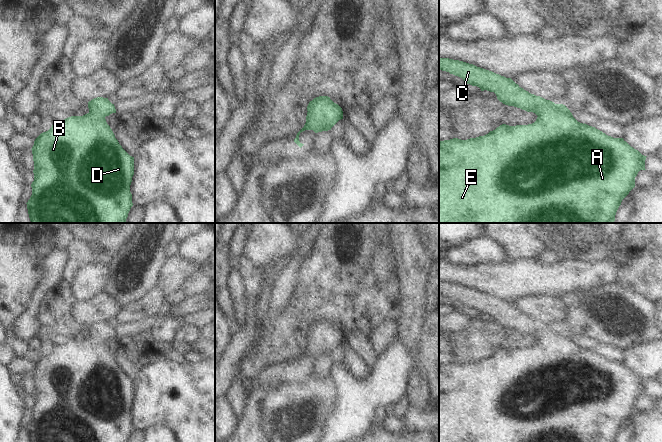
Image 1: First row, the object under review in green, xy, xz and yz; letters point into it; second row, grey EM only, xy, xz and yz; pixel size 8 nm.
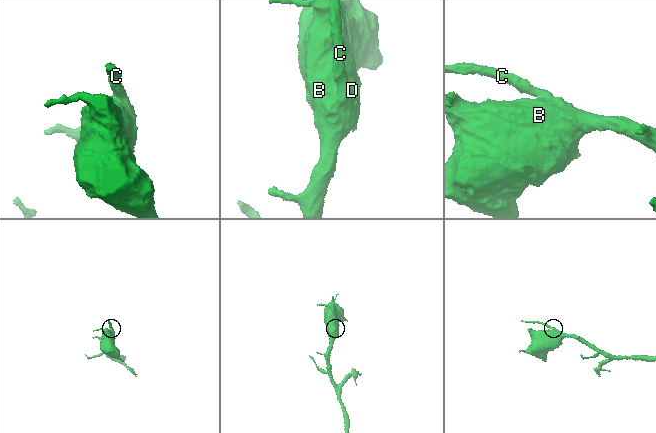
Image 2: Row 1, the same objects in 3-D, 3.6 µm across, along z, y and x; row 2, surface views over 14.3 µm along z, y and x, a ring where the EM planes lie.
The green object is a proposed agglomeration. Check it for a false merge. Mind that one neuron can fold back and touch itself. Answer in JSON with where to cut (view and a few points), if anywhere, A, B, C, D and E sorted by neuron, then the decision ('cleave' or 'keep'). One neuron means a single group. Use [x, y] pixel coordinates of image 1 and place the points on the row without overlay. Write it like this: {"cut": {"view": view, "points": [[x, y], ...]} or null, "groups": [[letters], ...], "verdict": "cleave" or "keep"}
{"cut": null, "groups": [["A", "B", "C", "D", "E"]], "verdict": "keep"}

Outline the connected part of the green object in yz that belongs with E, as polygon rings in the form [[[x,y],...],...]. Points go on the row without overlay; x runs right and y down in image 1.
[[[440,281],[439,294],[458,300],[466,308],[477,310],[481,315],[494,316],[497,323],[505,329],[533,336],[538,340],[532,348],[516,350],[502,348],[484,360],[467,364],[453,362],[439,365],[439,442],[615,442],[622,424],[635,411],[635,401],[638,396],[646,394],[645,384],[647,380],[642,379],[638,374],[631,371],[623,362],[613,362],[595,351],[578,346],[565,329],[555,328],[550,324],[531,318],[521,312],[511,302],[506,302],[463,285]]]

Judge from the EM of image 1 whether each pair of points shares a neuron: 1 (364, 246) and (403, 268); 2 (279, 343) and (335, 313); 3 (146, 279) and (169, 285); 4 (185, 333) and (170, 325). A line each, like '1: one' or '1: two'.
1: two
2: one
3: two
4: two

